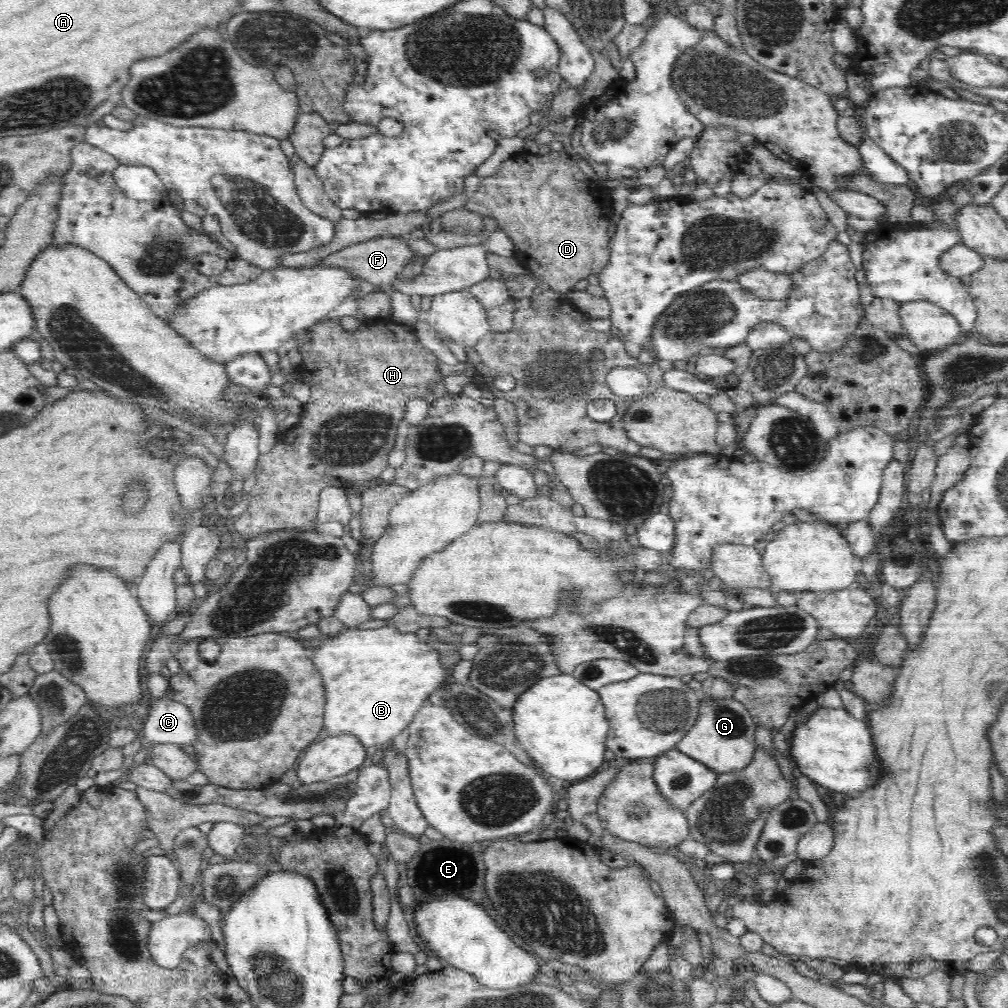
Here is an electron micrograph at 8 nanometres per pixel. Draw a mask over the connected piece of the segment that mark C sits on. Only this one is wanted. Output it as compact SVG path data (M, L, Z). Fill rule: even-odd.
M167 693L166 696L162 696L162 698L158 701L154 699L153 702L155 703L151 704L150 699L150 704L148 704L148 706L151 706L151 708L148 710L148 718L146 718L143 732L141 734L141 736L144 738L145 743L148 743L150 745L156 743L172 743L178 746L192 746L192 744L196 744L196 740L198 740L198 729L194 727L194 717L192 717L192 713L187 706L184 706L179 702L174 702L169 697L169 693Z

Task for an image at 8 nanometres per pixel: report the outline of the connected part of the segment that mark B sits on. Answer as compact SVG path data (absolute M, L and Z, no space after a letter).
M389 625L375 629L352 627L336 635L323 636L323 641L314 650L316 652L312 660L324 676L324 688L328 696L324 714L327 736L354 735L365 747L390 745L398 734L406 730L416 712L428 704L430 694L439 691L448 680L438 651L427 642L421 642L416 633L400 632Z

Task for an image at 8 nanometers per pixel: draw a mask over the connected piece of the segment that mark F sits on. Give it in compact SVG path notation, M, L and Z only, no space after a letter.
M374 237L364 242L358 242L358 244L352 244L352 246L346 246L338 252L332 252L328 254L326 258L320 258L316 262L318 265L328 265L330 267L342 267L352 275L356 275L356 278L360 280L367 280L376 286L382 288L382 290L391 293L392 282L400 276L400 272L404 270L406 264L410 264L416 256L420 254L416 251L412 251L406 243L406 237Z

